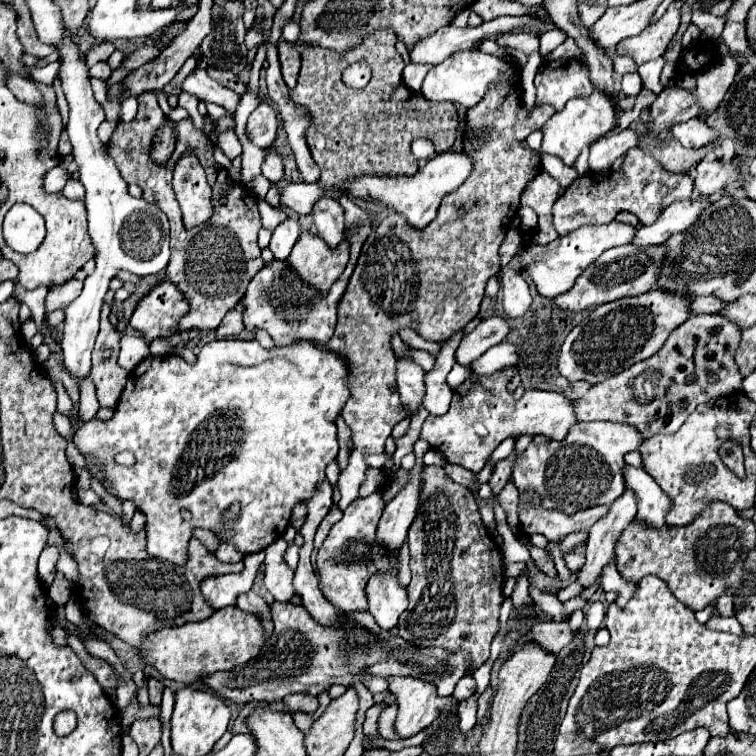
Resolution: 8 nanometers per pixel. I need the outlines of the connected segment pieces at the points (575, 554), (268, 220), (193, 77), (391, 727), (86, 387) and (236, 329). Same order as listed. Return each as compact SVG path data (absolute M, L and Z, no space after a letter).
M585 542L583 544L577 544L569 552L565 552L563 560L565 560L565 564L567 564L569 570L573 570L573 572L581 570L583 568L583 560L585 560Z
M265 198L259 200L259 212L261 212L263 226L269 228L269 230L273 230L279 224L279 220L285 220L287 218L287 214L285 214L285 210L281 206L279 208L273 208Z
M195 68L181 84L179 84L181 92L189 92L193 96L197 96L203 102L215 102L223 108L227 108L229 112L235 112L235 106L239 102L239 94L235 94L233 90L217 84L213 78L207 76L207 72L203 68Z
M391 704L383 710L381 718L379 718L379 734L385 740L399 740L399 736L395 736L395 718L397 718L398 707Z
M89 378L81 380L79 382L79 390L81 390L81 400L79 400L79 422L85 424L89 422L91 418L97 416L97 410L99 410L99 404L97 404L97 398L95 398L95 386Z
M241 302L227 312L227 316L223 318L223 324L219 324L219 328L215 330L219 338L227 338L227 336L237 336L243 330L243 320L241 320Z

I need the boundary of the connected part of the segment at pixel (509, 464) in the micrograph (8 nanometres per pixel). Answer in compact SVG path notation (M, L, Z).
M511 454L505 460L495 464L495 470L489 478L489 486L491 486L493 494L499 494L499 490L505 486L505 482L511 478L511 468L515 466L515 460L519 460L519 454Z

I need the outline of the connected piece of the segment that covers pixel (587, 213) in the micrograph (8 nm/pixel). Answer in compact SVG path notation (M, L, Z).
M638 147L628 150L622 167L619 170L607 168L601 172L587 172L577 178L565 194L553 206L553 224L559 236L573 232L581 226L591 224L607 224L615 218L617 212L629 210L633 212L641 224L653 224L663 208L667 208L673 200L689 198L693 192L693 178L689 174L676 174L663 170L662 166L651 155Z

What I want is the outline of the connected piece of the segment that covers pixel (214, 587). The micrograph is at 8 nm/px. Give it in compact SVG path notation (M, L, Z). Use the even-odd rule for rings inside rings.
M255 552L245 556L245 570L239 574L225 574L225 576L209 576L201 582L203 598L217 610L235 604L235 598L243 592L251 590L255 574L265 560L265 552Z

